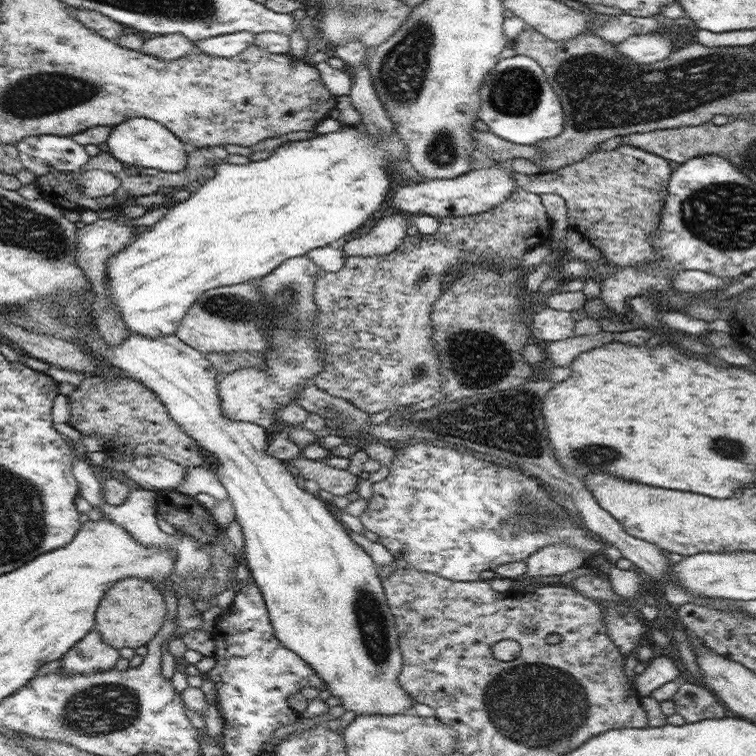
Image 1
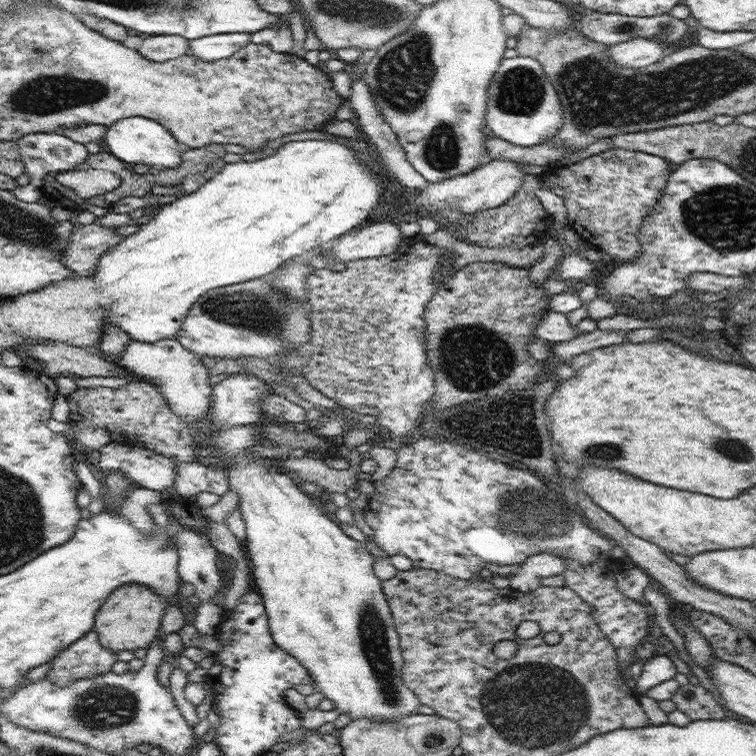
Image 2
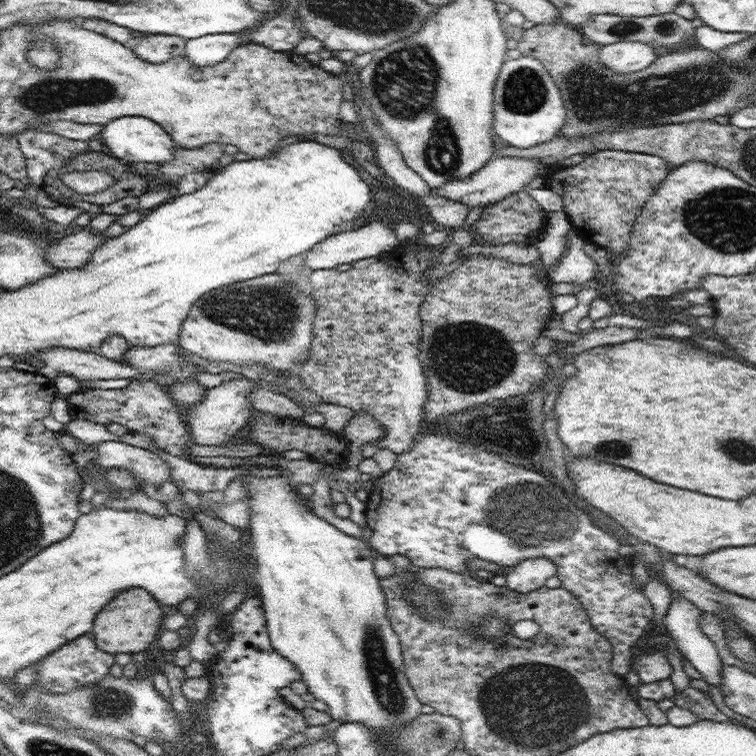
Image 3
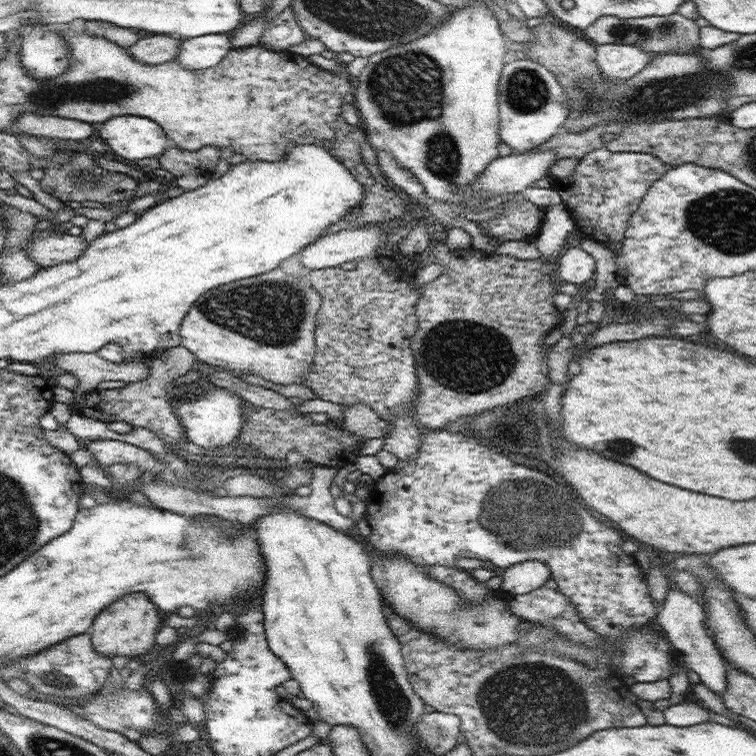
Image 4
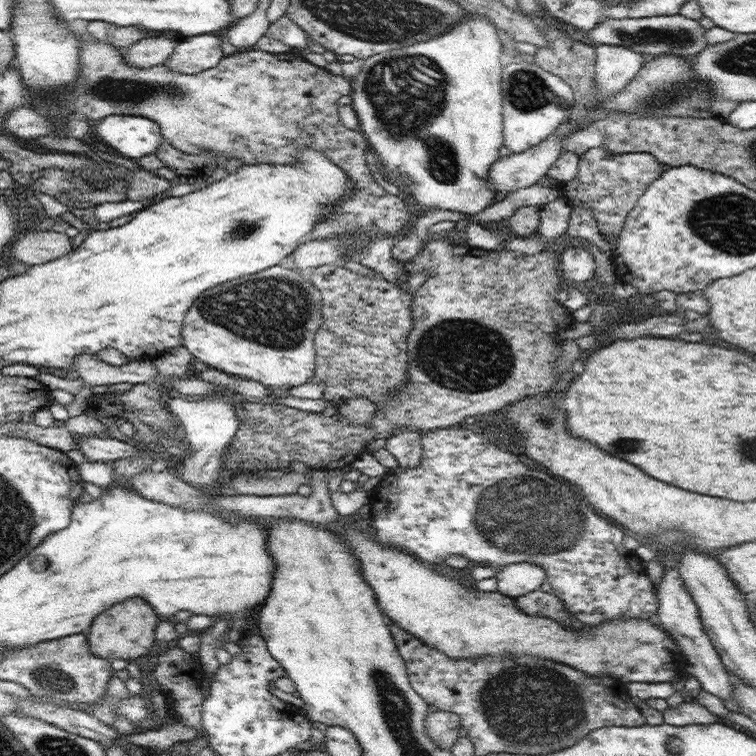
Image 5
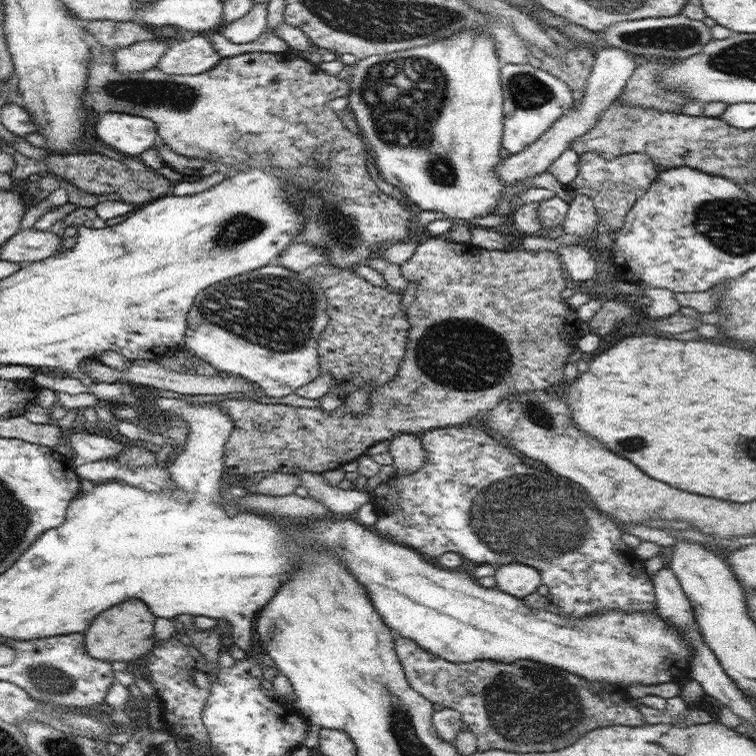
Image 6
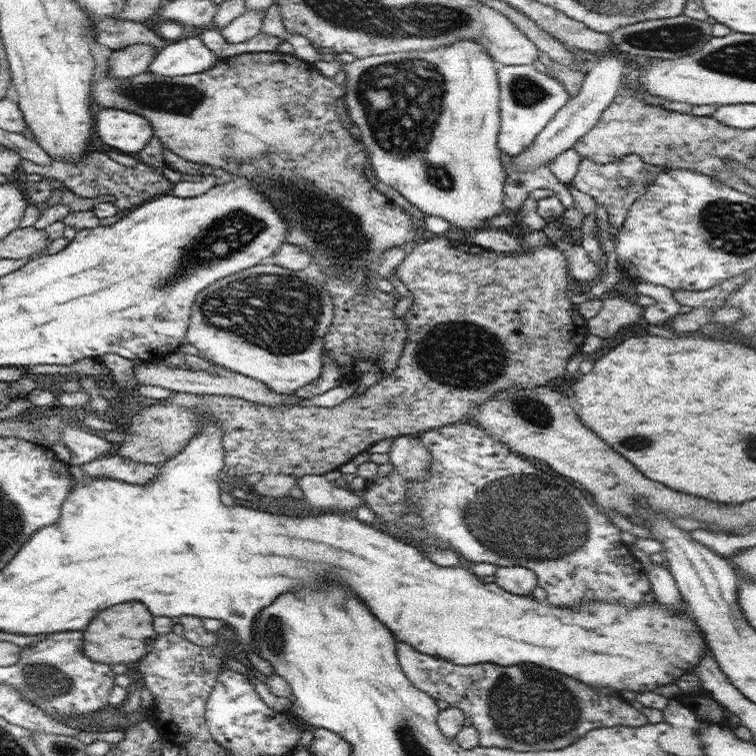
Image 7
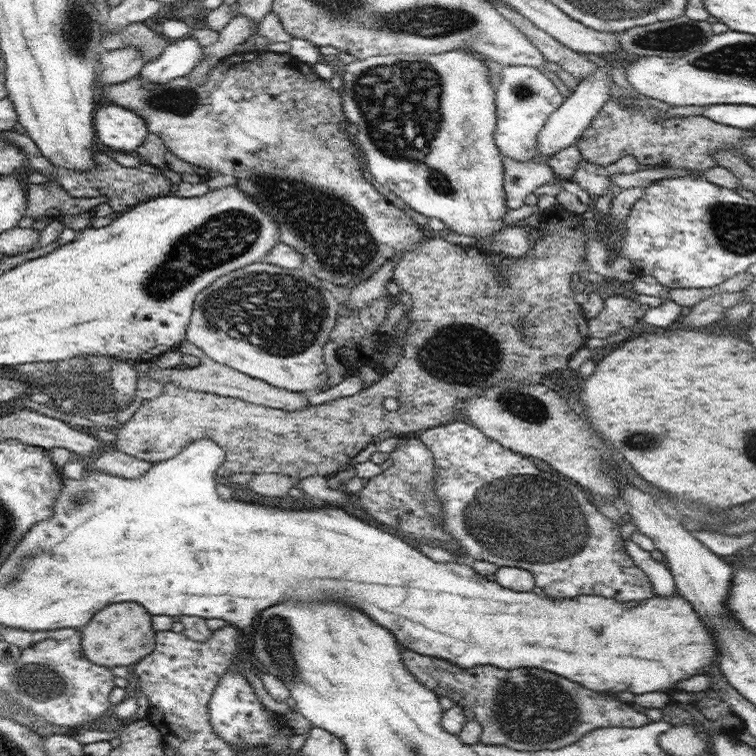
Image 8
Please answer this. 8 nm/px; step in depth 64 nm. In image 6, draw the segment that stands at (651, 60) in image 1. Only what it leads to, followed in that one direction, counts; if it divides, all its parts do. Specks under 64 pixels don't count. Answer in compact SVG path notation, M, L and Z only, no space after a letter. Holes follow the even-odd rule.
M606 45L596 48L592 73L586 80L584 98L580 106L578 108L571 107L571 110L563 114L558 119L558 122L555 122L540 138L536 139L534 144L518 154L511 154L510 157L501 160L497 164L495 173L499 174L503 186L516 186L517 182L522 182L527 178L546 172L550 164L564 150L570 149L571 142L576 137L586 134L595 125L605 108L608 108L610 104L621 96L621 92L627 86L628 80L632 77L636 67L636 58L627 50L620 50L620 48Z

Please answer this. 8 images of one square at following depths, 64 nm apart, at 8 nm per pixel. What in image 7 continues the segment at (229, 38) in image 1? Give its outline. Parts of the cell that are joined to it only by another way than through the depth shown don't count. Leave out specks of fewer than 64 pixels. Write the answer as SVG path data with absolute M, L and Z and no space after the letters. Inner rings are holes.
M199 36L188 37L161 48L147 72L168 78L194 75L212 68L219 59Z

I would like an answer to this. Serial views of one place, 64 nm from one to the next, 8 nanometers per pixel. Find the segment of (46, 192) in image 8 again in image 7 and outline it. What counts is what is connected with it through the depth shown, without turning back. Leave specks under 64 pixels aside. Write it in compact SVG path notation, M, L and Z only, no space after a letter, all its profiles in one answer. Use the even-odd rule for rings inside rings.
M43 177L43 179L38 182L26 182L28 202L30 204L36 204L40 207L46 202L46 200L50 198L50 194L52 194L52 192L54 192L56 189L63 191L64 194L60 203L69 206L70 212L91 210L101 202L114 202L114 200L116 200L116 198L114 198L114 196L110 196L110 194L104 194L104 196L96 196L96 198L84 198L78 196L69 188L66 188L63 182L60 182L56 179Z

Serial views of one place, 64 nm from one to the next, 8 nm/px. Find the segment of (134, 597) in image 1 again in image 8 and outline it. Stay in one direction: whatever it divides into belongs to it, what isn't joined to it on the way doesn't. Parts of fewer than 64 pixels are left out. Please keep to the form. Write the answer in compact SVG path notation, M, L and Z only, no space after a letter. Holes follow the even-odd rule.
M134 602L106 606L92 618L88 626L80 630L85 657L94 664L110 668L136 664L154 650L154 634L157 631L152 626L151 618L151 614Z

